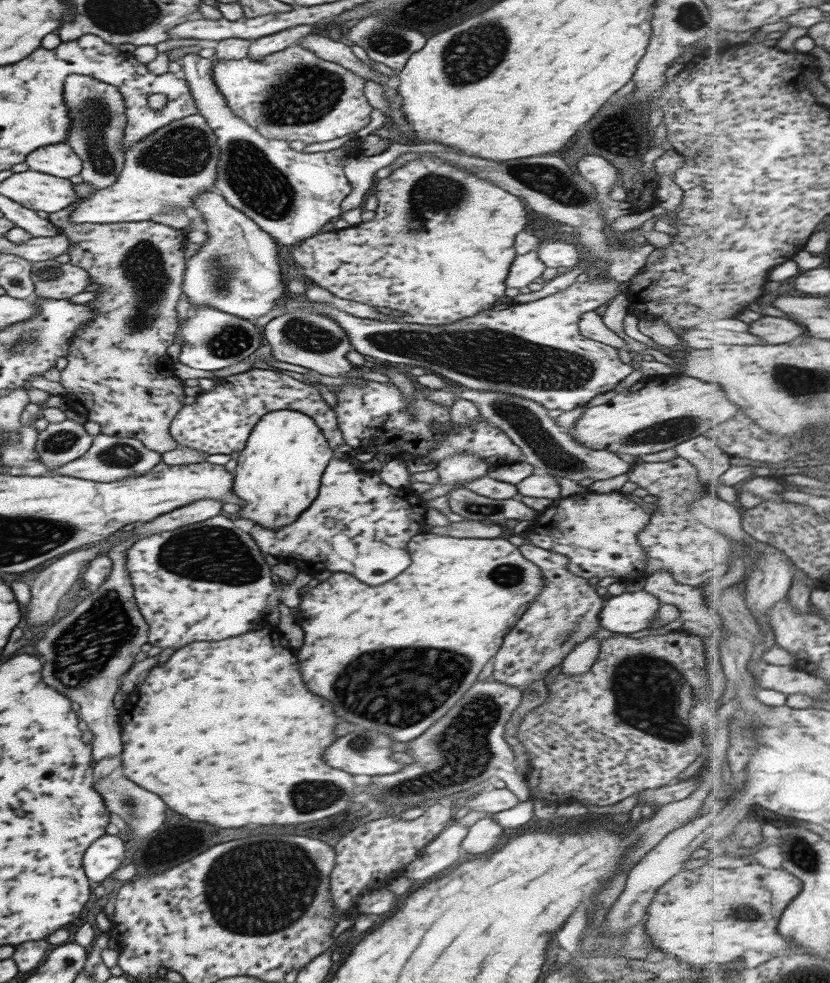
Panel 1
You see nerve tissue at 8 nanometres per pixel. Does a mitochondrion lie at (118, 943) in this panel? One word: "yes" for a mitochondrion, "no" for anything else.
no

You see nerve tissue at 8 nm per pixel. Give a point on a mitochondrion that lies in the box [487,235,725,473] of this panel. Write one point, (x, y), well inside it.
(665, 431)

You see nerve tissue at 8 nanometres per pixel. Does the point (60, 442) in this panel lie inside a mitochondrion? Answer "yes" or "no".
yes

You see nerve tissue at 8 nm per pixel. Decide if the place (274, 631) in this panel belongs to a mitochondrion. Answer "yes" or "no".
no

